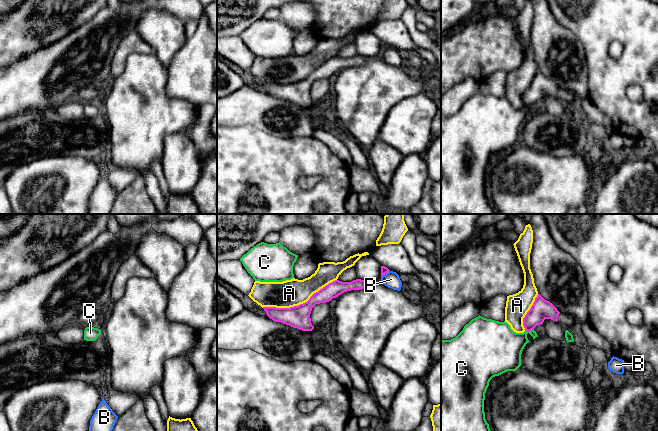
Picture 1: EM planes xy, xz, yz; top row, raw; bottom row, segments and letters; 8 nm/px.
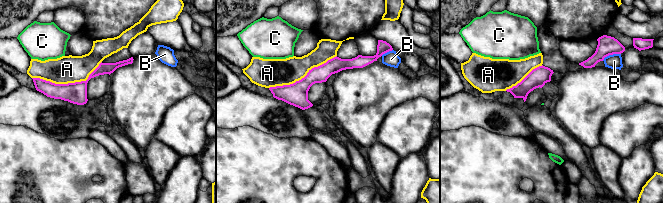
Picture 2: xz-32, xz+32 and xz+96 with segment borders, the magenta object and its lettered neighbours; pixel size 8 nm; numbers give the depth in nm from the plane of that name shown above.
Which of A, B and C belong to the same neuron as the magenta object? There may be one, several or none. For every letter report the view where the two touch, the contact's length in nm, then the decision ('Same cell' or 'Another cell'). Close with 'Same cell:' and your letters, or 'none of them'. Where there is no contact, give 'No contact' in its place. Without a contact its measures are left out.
A: Touches magenta in xz. Shared border 650 nm. Another cell
B: Touches magenta in xz. Shared border 90 nm. Another cell
C: Touches magenta in yz. Shared border 70 nm. Another cell
Same cell: none of them

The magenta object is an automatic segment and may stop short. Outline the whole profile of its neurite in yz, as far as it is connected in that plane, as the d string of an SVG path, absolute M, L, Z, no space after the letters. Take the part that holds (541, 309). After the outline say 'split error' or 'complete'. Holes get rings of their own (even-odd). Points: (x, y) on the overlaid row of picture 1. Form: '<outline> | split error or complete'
M538 294L530 310L523 318L525 331L534 330L537 325L543 324L545 319L558 322L566 330L576 324L573 316L560 313L552 303Z | split error

